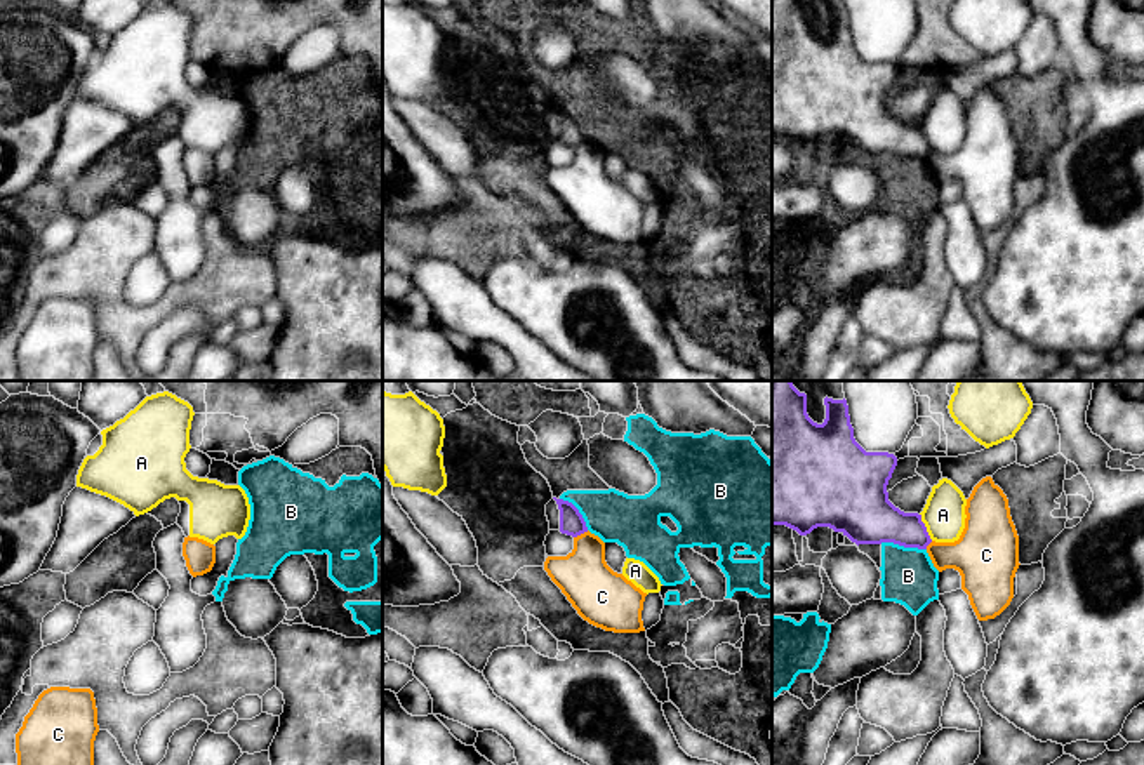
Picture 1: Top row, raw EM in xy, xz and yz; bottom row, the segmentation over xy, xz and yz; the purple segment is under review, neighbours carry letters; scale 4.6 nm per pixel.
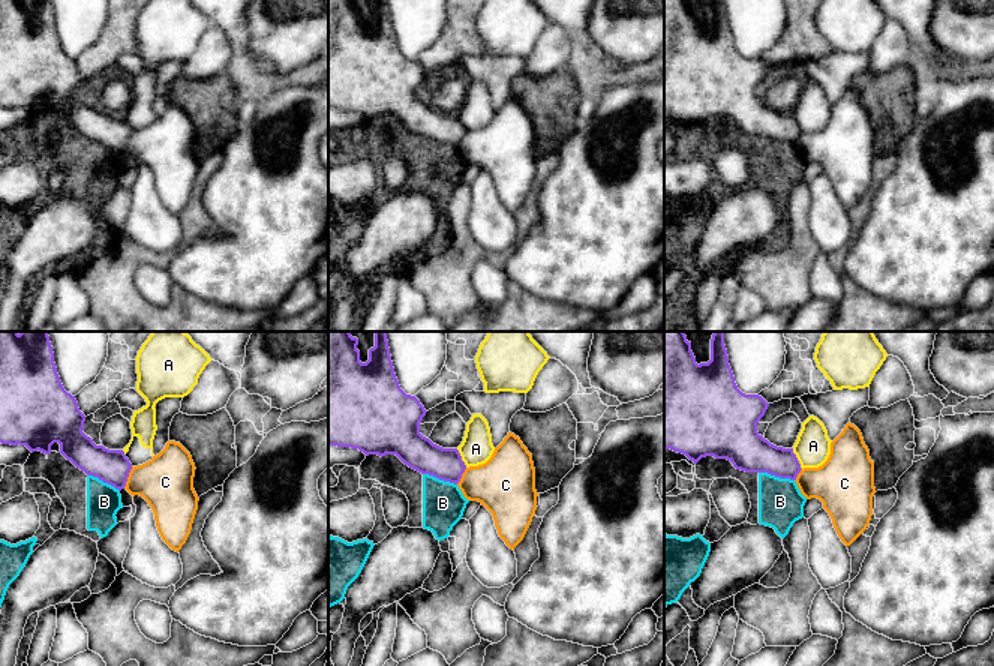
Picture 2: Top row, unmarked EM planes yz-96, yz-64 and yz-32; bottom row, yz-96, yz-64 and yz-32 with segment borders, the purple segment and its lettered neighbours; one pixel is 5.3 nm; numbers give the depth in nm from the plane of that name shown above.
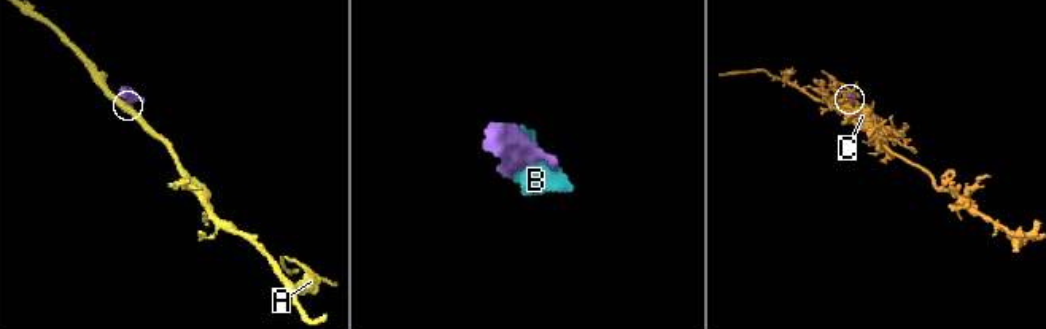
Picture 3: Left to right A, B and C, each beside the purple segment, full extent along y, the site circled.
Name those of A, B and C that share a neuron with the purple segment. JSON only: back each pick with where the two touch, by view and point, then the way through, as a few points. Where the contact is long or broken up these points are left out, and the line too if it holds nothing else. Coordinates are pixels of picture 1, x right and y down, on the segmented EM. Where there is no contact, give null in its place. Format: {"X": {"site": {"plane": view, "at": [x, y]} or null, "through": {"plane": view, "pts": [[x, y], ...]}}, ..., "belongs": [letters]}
{"belongs": []}

